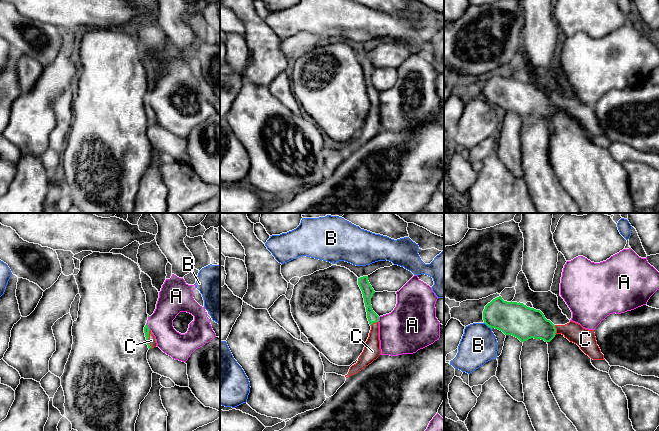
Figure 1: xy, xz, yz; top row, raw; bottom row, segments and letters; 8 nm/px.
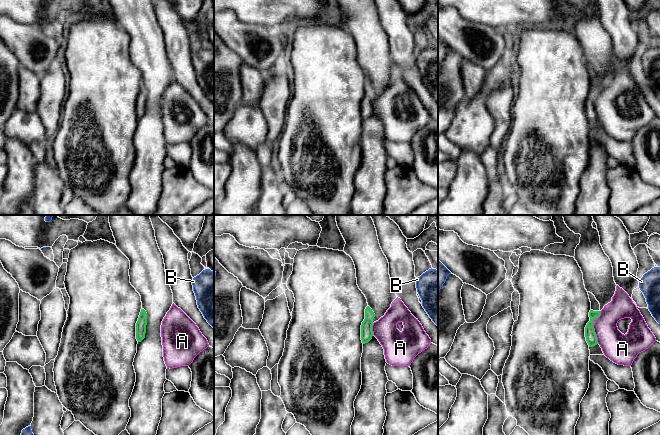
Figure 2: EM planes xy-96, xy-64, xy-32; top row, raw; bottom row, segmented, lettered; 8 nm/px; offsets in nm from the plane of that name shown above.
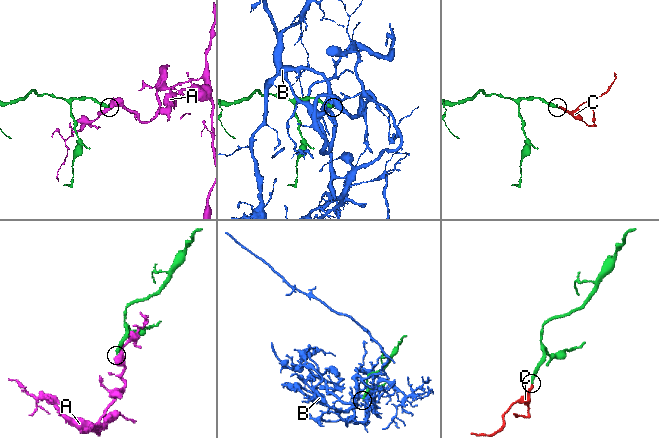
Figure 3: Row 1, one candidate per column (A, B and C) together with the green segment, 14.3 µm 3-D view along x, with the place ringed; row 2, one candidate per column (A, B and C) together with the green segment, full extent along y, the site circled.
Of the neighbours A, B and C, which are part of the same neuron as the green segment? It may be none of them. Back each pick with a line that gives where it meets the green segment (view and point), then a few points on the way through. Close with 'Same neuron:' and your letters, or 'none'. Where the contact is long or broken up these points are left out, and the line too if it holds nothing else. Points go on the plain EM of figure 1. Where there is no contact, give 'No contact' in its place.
C: Touches green at xy (147, 115). Path across: xy (146, 105), (147, 115), (151, 116)
Same neuron: C

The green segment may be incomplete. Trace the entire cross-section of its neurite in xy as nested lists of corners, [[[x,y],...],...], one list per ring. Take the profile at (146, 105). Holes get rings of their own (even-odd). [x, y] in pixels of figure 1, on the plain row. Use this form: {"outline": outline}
{"outline": [[[147,99],[144,103],[144,109],[145,109],[145,113],[146,113],[146,116],[147,116],[148,124],[150,125],[150,124],[156,123],[157,119],[156,119],[155,112],[151,108],[151,106],[149,105]]]}

